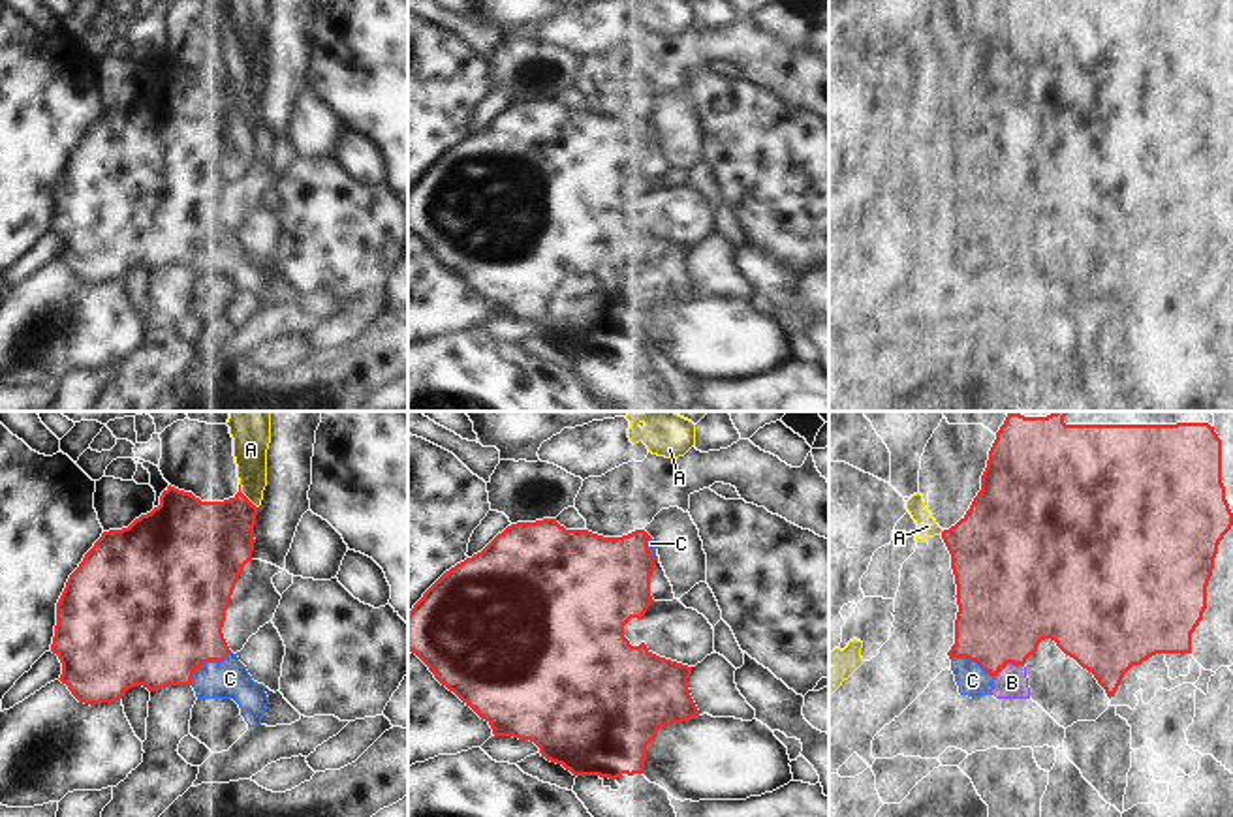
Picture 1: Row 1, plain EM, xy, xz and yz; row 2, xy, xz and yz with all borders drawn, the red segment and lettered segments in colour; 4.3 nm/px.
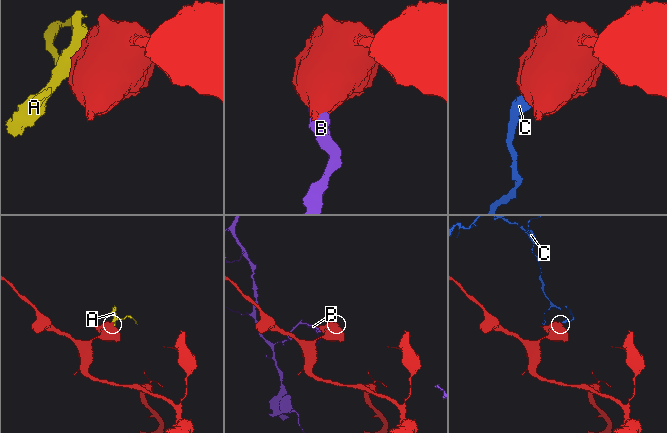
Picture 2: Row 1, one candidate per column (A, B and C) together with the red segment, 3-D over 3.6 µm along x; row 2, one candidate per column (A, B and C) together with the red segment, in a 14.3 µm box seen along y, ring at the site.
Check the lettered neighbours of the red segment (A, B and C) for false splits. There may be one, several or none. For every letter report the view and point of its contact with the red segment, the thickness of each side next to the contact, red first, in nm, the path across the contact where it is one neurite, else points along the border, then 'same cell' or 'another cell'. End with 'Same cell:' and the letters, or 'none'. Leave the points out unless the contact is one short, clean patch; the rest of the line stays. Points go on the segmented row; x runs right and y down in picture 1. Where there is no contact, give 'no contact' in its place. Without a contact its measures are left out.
A: xy (245, 496) | 360/160 nm | another cell
B: yz (1008, 662) | 440/140 nm | another cell
C: xy (207, 662) | 480/160 nm | along xy (232, 652), (220, 662), (205, 662), (194, 673), (190, 684) | another cell
Same cell: none

